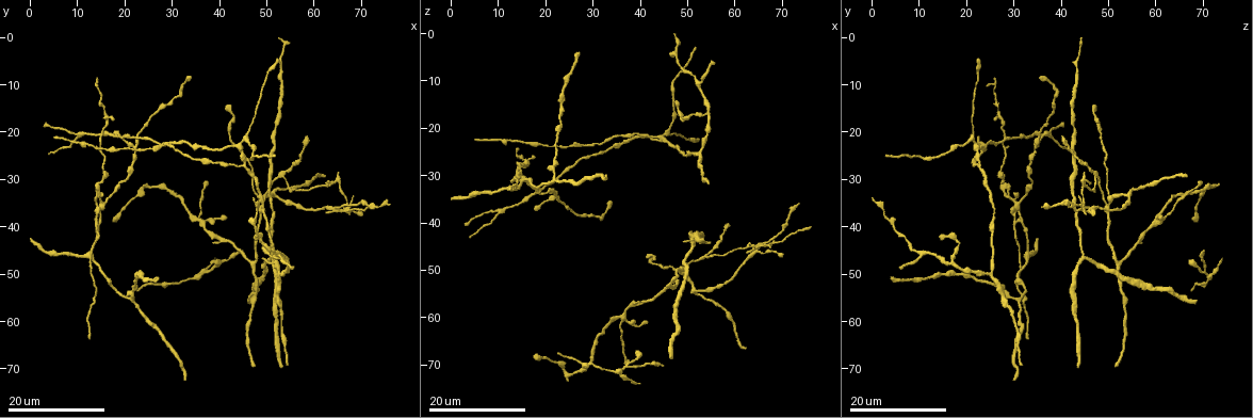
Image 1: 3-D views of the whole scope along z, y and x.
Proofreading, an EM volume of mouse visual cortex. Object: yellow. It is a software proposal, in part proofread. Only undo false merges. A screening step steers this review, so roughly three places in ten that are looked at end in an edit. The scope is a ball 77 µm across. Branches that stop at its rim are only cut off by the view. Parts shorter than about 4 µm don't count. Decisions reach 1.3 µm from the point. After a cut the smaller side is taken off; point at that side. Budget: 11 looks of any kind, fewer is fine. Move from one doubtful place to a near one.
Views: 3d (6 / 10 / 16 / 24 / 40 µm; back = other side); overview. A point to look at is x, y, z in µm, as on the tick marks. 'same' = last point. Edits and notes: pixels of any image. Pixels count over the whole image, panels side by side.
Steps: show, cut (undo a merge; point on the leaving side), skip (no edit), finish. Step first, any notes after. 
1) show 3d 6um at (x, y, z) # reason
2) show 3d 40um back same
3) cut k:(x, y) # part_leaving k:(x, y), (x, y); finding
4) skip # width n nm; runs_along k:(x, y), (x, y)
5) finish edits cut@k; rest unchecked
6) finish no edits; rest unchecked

show 3d 16um at (46.0, 21.0, 21.5) # arms part here

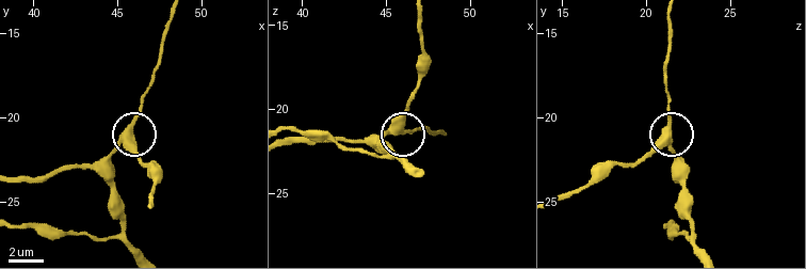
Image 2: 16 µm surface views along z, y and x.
show 3d 10um at (45.8, 21.1, 21.2) # closer look

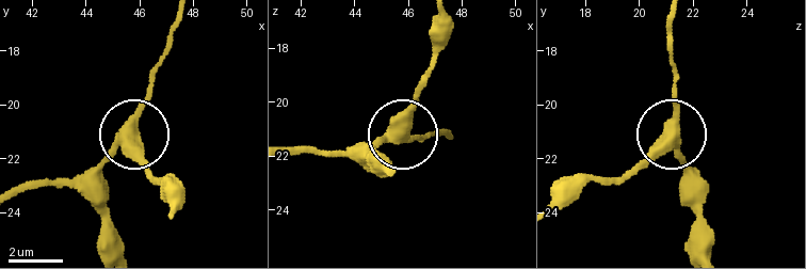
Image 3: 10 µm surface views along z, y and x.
show 3d 6um at (45.8, 21.2, 21.1)

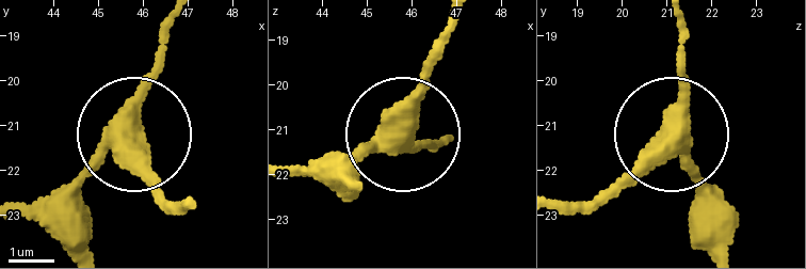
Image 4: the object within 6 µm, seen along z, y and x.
skip # runs_along 4:(724, 246), (716, 200), (666, 119), (678, 31); one cell here

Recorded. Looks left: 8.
show 3d 16um at (22.5, 23.5, 34.5) # three arms meet

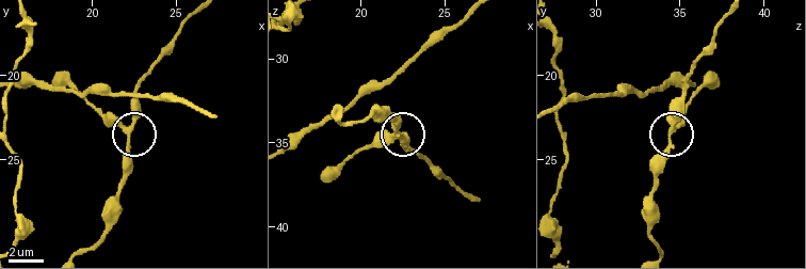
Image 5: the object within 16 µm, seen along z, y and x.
show 3d 10um at (22.1, 23.1, 34.5)

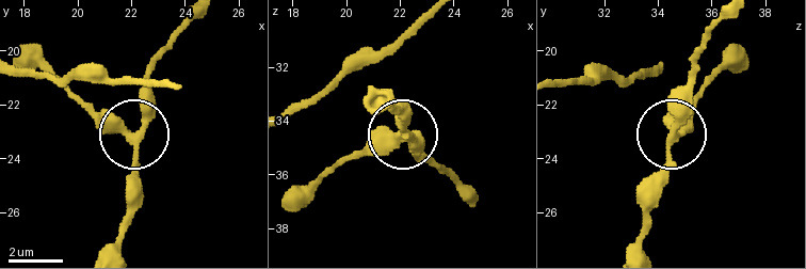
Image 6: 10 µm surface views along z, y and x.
skip # width 310 nm; one cell here

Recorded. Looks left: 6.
show 3d 16um at (53.0, 29.5, 47.0) # looks like a crossing

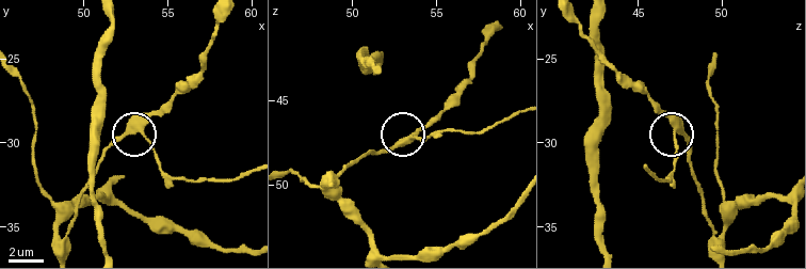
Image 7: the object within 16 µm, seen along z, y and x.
show 3d 10um at (53.3, 29.1, 47.2)

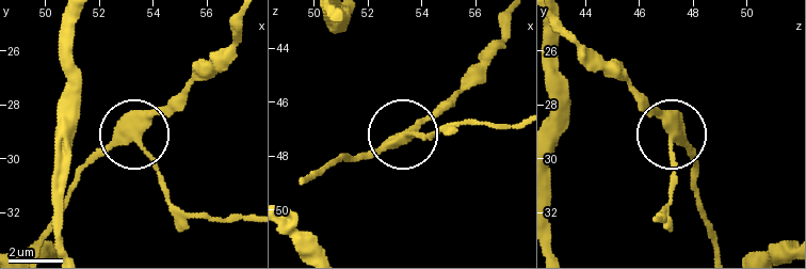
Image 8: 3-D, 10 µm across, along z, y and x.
cut 8:(162, 176) # part_leaving 8:(140, 142), (166, 194), (188, 214), (250, 216); a second cell is stuck on

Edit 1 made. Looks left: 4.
show overview

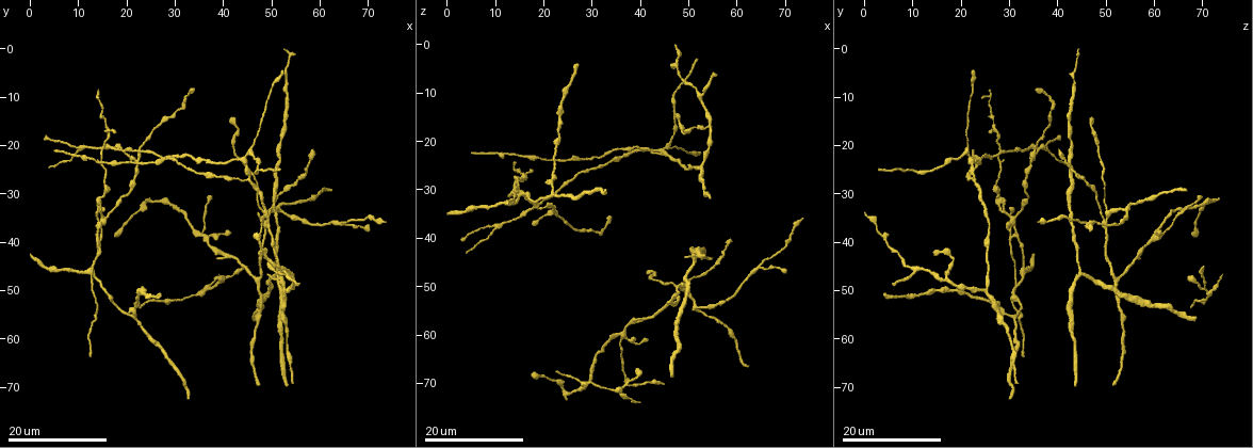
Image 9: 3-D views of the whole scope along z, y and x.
show 3d 16um at (51.5, 33.5, 54.5) # four or more arms meet

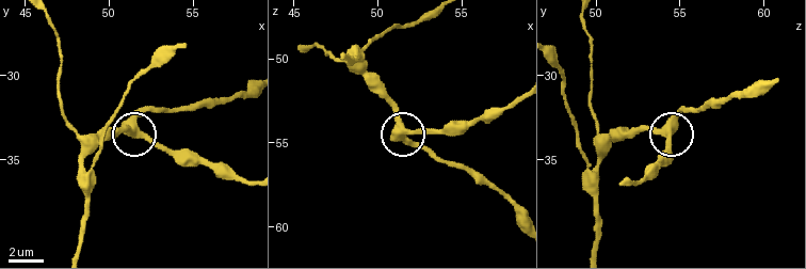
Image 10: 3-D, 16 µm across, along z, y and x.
show 3d 6um at (51.7, 33.4, 54.3)

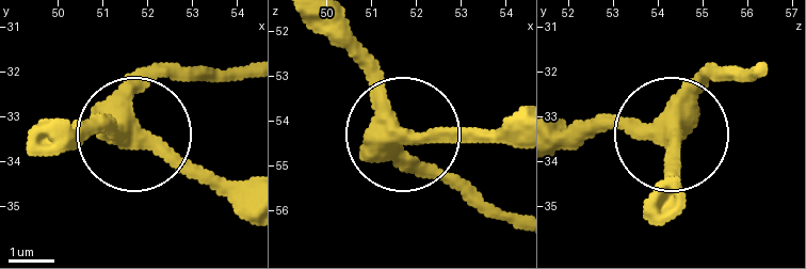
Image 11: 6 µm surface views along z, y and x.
show 3d 6um back at (51.65, 33.35, 54.40)

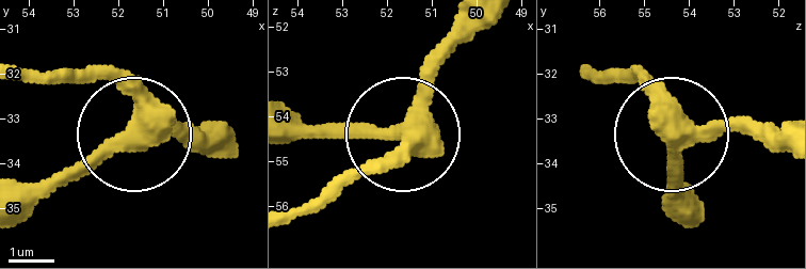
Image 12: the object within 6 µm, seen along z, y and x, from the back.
skip # side_arm 19 um; one cell here

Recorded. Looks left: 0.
finish edits cut@8; rest unchecked

